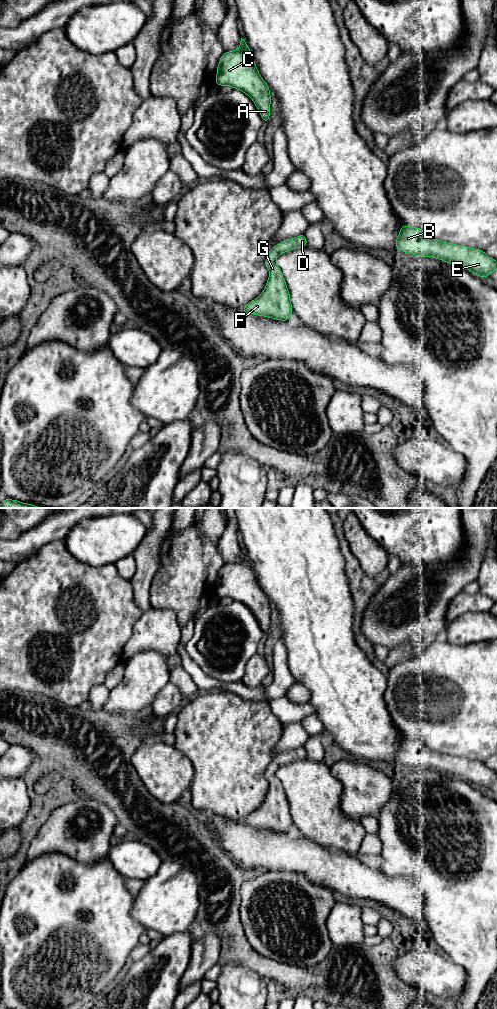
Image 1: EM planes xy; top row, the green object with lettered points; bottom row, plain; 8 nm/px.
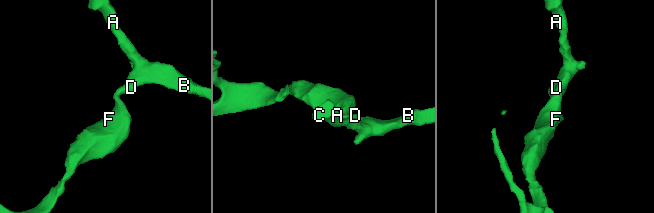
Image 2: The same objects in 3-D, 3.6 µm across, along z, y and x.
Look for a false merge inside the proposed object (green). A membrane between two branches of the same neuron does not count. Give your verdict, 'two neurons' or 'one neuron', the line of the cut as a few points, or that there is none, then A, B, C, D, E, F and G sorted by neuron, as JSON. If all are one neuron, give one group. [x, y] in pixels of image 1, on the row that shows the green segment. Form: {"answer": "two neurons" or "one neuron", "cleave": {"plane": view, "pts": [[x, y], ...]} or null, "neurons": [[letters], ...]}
{"answer": "one neuron", "cleave": null, "neurons": [["A", "B", "C", "D", "E", "F", "G"]]}

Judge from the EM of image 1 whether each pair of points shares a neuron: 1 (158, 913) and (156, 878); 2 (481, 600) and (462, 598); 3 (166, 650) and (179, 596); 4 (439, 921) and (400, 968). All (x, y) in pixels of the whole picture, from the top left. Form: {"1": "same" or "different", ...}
{"1": "same", "2": "same", "3": "different", "4": "different"}

